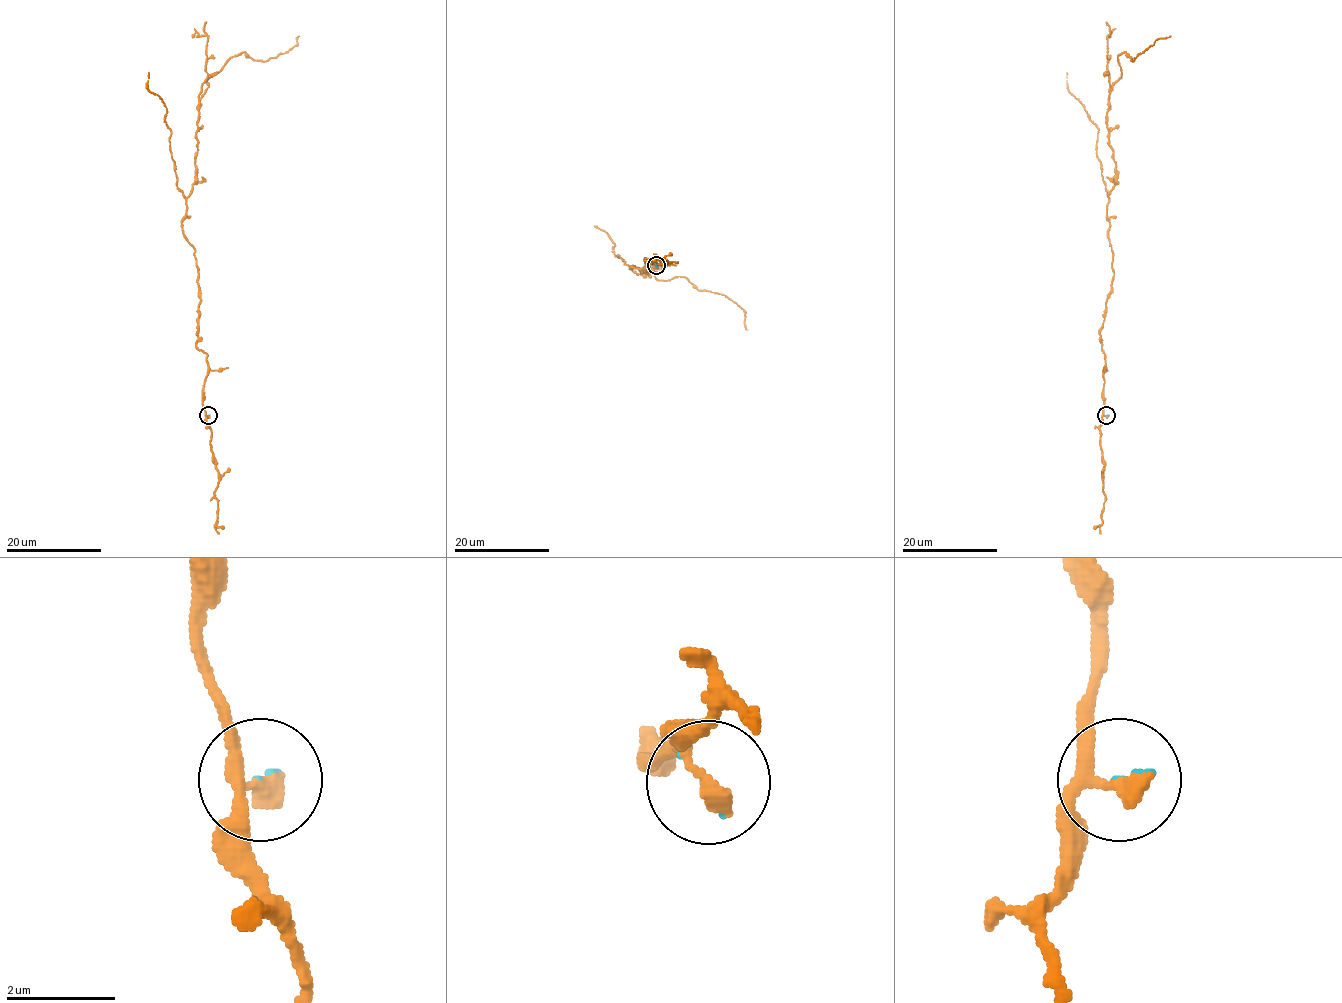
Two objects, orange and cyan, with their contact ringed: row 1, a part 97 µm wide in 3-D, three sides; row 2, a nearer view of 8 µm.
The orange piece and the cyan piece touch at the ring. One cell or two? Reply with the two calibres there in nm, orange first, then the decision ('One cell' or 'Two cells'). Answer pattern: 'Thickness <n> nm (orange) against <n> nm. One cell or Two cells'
Thickness 280 nm (orange) against 80 nm. Two cells

